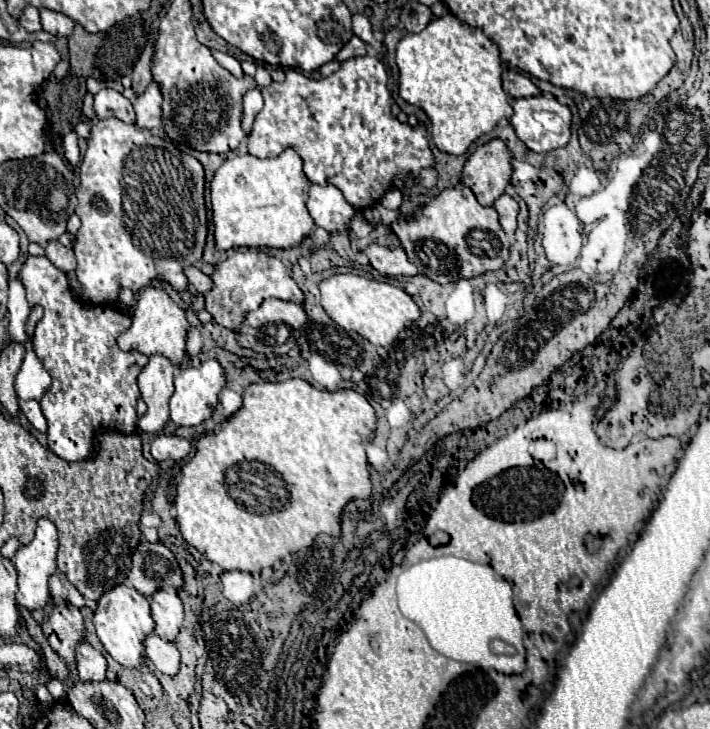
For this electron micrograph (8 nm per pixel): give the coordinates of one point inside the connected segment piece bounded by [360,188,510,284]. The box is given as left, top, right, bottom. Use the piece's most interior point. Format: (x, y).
(454, 237)

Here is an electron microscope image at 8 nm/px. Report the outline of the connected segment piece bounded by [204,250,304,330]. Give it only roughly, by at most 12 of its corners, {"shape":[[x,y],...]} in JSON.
{"shape":[[228,250],[206,292],[212,318],[238,330],[266,298],[302,304],[268,252]]}

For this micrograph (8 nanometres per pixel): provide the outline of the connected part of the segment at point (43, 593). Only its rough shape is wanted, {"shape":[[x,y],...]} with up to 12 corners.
{"shape":[[40,518],[36,536],[12,562],[16,602],[26,610],[48,604],[56,572],[56,526]]}

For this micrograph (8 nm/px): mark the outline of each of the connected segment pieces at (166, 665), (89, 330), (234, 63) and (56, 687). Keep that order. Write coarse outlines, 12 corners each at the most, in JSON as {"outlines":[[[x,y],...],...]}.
{"outlines":[[[150,634],[146,656],[162,674],[178,674],[180,652],[172,642]],[[46,256],[20,270],[40,304],[32,344],[52,376],[48,446],[86,460],[104,430],[136,432],[148,364],[132,324],[74,300]],[[212,50],[218,60],[230,74],[236,78],[246,76],[234,56]],[[58,678],[46,684],[54,702],[66,700],[66,686]]]}

